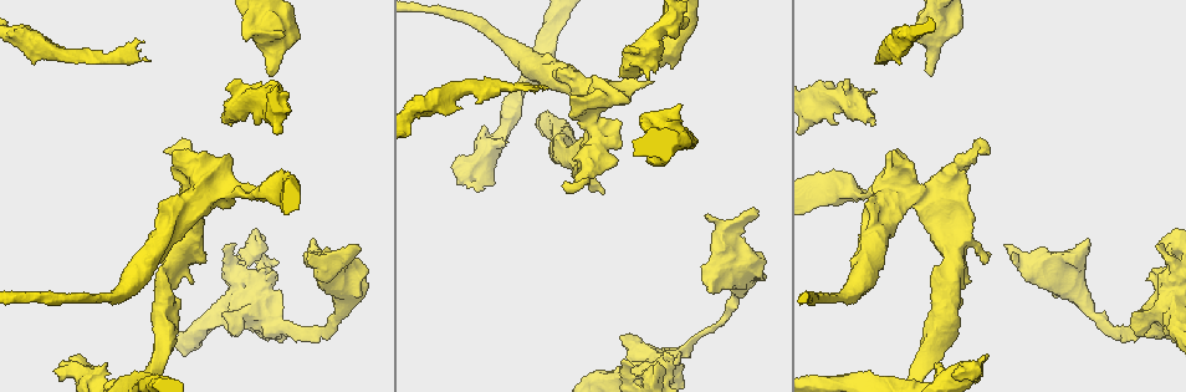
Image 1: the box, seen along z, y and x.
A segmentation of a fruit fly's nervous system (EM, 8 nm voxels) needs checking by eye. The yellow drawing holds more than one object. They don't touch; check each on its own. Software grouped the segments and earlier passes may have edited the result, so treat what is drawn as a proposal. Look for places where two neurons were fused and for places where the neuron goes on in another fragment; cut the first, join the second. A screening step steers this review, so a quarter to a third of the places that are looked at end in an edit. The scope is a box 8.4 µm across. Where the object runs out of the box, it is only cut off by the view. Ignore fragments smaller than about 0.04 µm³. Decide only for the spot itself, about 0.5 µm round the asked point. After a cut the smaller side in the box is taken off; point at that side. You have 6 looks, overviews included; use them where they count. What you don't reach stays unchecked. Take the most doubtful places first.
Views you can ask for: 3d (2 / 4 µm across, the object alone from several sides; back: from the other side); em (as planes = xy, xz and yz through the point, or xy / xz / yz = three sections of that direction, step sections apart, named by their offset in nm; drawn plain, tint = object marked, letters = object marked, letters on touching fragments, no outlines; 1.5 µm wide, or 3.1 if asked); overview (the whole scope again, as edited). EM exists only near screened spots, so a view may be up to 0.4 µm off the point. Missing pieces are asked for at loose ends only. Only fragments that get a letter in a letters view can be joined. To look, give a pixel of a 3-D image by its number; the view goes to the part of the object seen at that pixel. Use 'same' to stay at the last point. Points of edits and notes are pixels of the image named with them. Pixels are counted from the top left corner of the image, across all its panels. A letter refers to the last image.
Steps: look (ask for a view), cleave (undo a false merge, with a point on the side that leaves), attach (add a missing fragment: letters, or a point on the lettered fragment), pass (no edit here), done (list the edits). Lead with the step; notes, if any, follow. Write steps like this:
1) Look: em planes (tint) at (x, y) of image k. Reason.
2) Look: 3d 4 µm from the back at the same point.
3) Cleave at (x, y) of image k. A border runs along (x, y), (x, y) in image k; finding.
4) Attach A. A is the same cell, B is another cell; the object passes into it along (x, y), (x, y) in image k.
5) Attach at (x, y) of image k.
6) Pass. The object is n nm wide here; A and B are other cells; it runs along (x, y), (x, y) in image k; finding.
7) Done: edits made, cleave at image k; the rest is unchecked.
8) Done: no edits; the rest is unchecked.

Look: 3d 4 µm from the back at (490, 185) of image 1. Branch stops here.

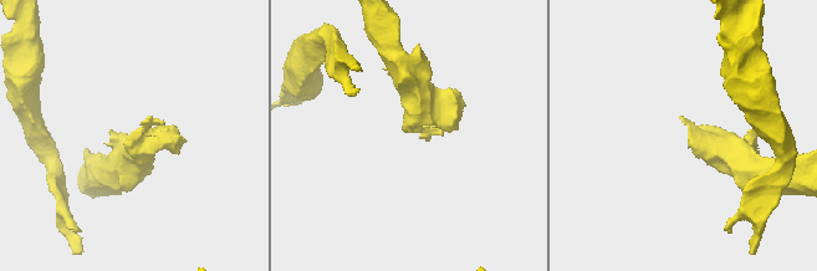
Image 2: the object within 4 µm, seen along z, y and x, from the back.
Look: em xz step 8 (letters) at (129, 137) of image 2. Now the EM.

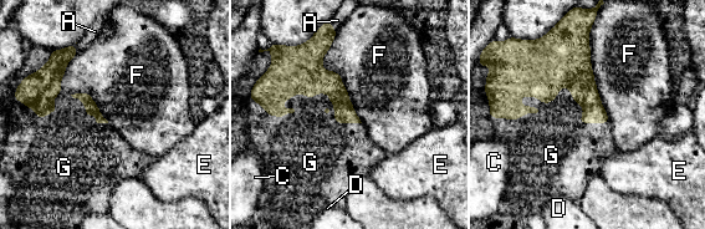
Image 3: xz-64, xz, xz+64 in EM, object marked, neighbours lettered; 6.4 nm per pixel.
Look: em planes (letters) at the same point.

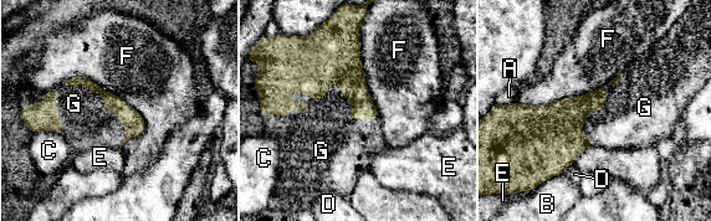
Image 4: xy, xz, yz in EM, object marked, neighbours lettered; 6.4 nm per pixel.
Attach G. G is the same cell, A, B, C, D, E and F are other cells; the object passes into it along (311, 63), (327, 91), (323, 129) in image 4; the neuron continues.

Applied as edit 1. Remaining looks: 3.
Look: overview. See it whole again.

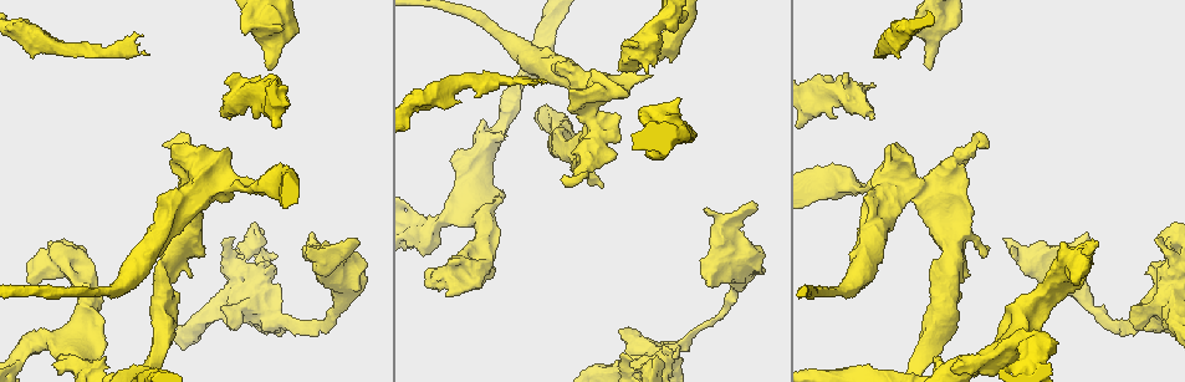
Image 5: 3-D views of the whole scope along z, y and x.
Look: em planes (letters) at (754, 204) of image 5. An open end.

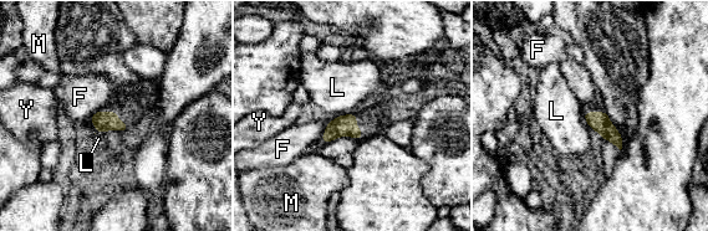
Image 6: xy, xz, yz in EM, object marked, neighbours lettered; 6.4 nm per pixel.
Pass. The longest contact is with F, 130 nm; F, L, M and Y are other cells; none of them fits.

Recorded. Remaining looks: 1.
Done: edits made, attach at image 4; the rest is unchecked.

